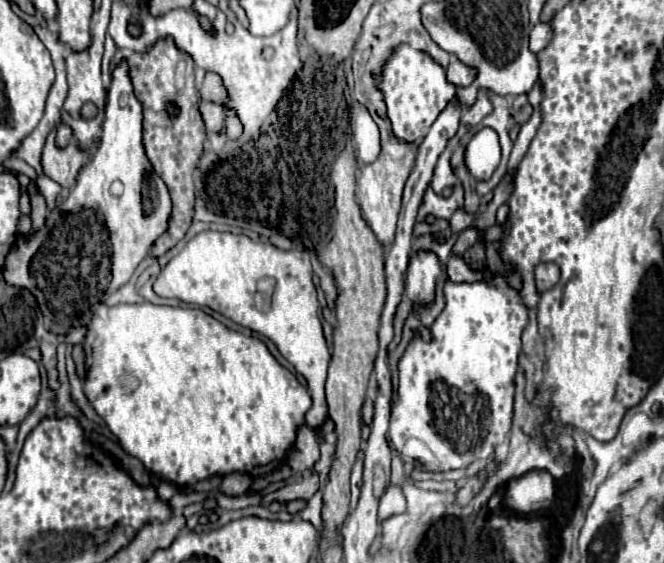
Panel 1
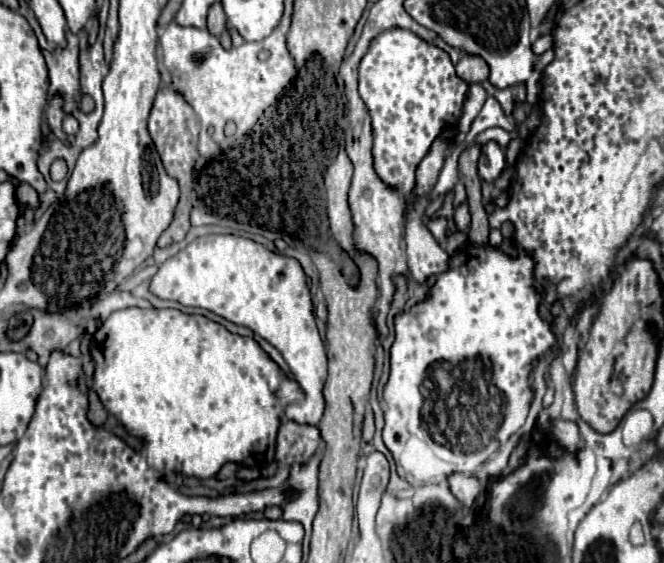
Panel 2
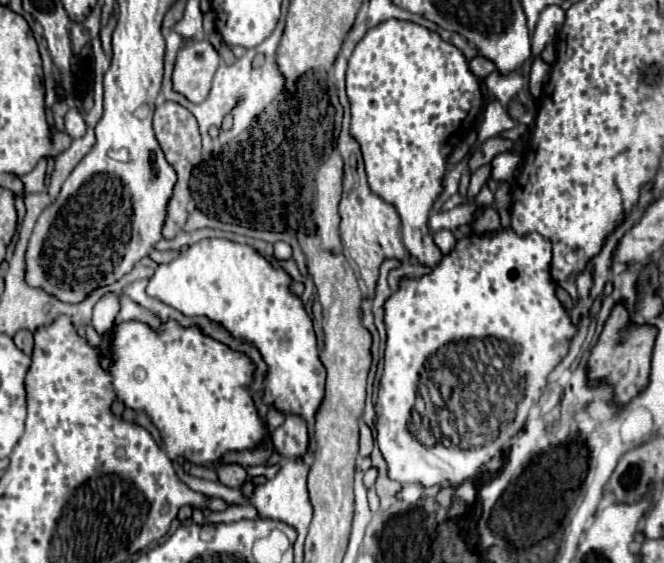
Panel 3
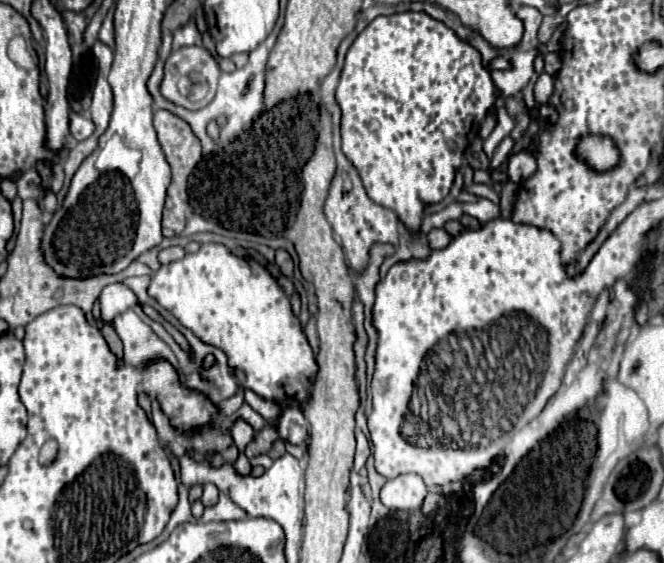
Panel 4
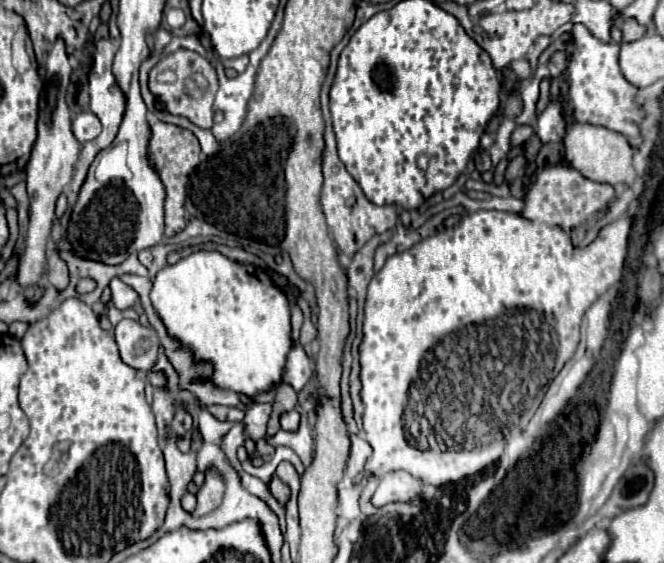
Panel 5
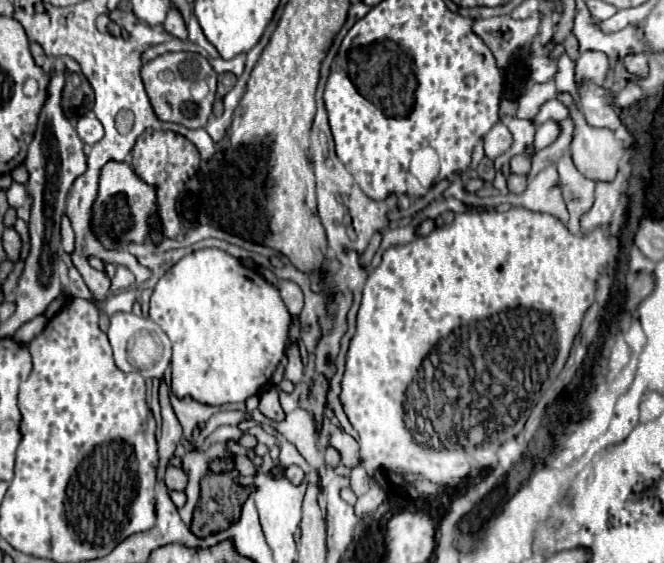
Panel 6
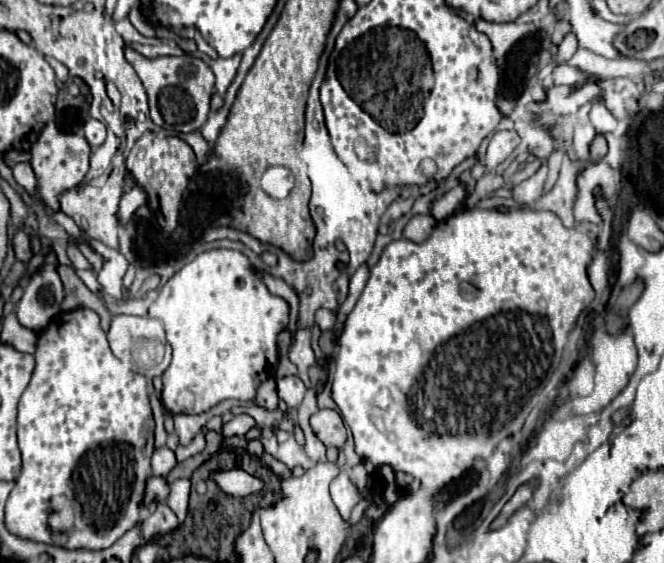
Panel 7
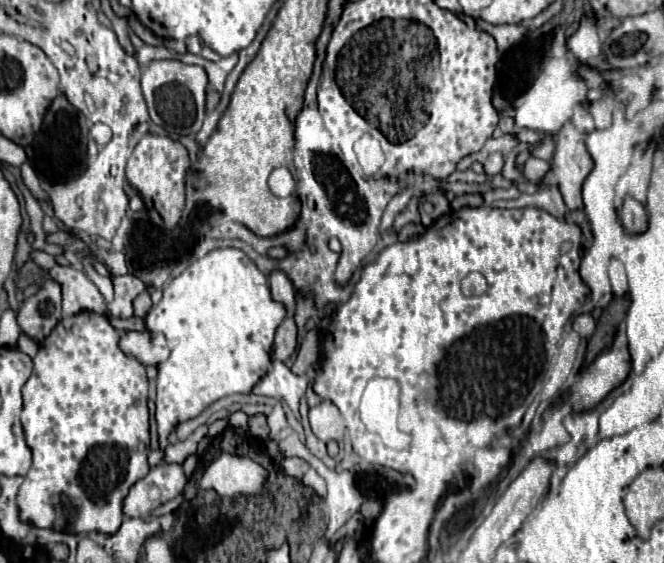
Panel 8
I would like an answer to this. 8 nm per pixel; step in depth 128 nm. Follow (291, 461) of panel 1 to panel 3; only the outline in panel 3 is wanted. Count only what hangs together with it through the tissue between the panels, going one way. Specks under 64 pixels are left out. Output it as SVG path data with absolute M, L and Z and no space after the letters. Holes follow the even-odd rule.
M286 416L284 424L278 426L272 434L270 434L272 446L274 450L282 456L282 458L298 458L302 454L306 454L308 450L308 428L306 422L298 416Z

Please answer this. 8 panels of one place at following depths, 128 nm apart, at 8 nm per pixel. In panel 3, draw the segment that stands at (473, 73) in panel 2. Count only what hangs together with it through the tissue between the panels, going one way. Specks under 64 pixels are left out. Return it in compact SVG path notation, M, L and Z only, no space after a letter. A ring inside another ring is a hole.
M474 56L474 58L468 62L468 66L470 66L470 70L472 70L480 80L484 80L490 72L496 70L494 62L490 62L490 60L484 58L484 56Z

